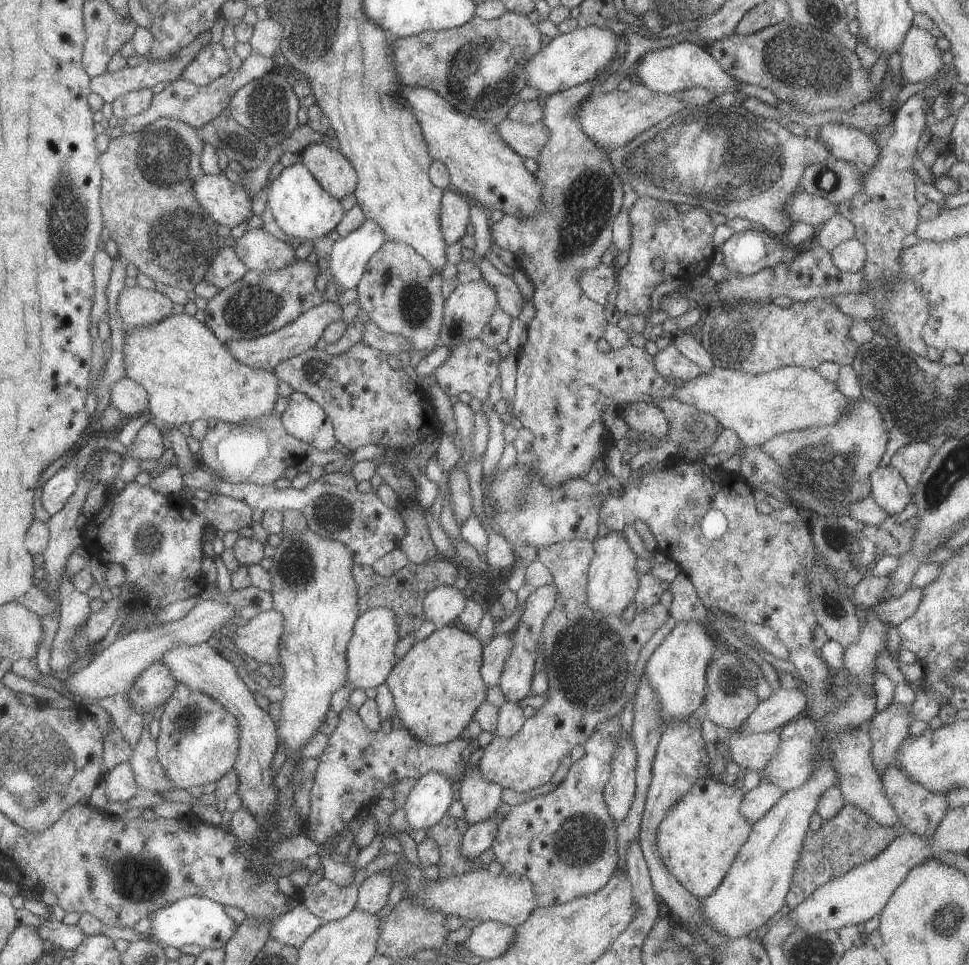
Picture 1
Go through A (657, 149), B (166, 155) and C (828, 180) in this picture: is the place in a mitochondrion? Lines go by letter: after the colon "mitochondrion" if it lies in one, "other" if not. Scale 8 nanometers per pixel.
A: other
B: mitochondrion
C: mitochondrion

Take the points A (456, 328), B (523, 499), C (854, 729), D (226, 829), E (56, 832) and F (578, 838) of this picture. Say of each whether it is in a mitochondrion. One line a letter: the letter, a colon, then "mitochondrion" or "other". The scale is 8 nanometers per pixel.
A: mitochondrion
B: mitochondrion
C: other
D: other
E: other
F: mitochondrion

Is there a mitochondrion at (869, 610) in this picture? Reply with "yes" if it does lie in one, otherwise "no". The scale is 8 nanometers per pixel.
no

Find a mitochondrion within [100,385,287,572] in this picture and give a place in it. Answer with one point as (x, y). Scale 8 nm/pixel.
(149, 540)

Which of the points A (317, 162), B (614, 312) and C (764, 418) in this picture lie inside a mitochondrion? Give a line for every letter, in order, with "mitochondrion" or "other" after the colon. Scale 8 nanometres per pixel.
A: other
B: other
C: other

